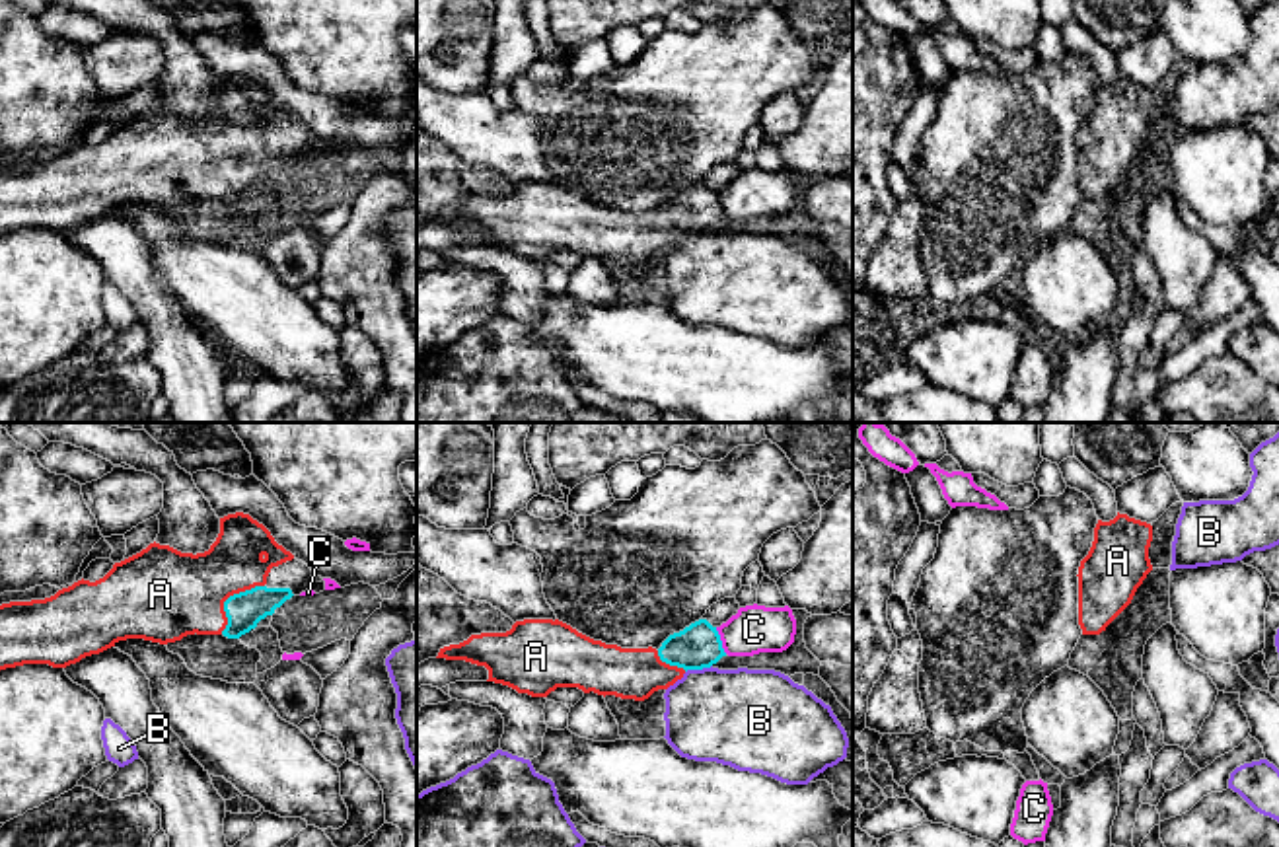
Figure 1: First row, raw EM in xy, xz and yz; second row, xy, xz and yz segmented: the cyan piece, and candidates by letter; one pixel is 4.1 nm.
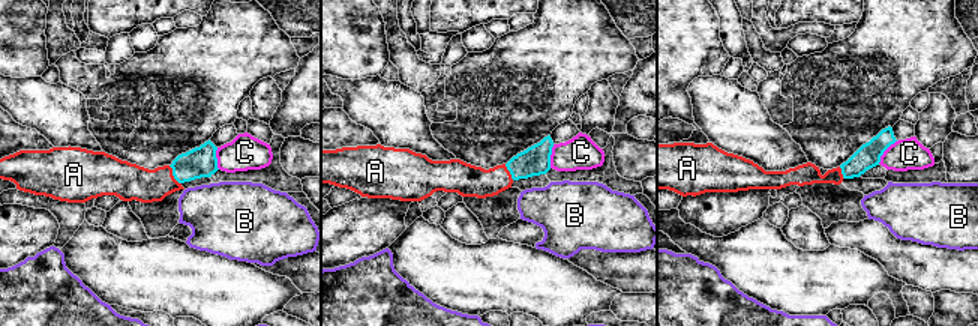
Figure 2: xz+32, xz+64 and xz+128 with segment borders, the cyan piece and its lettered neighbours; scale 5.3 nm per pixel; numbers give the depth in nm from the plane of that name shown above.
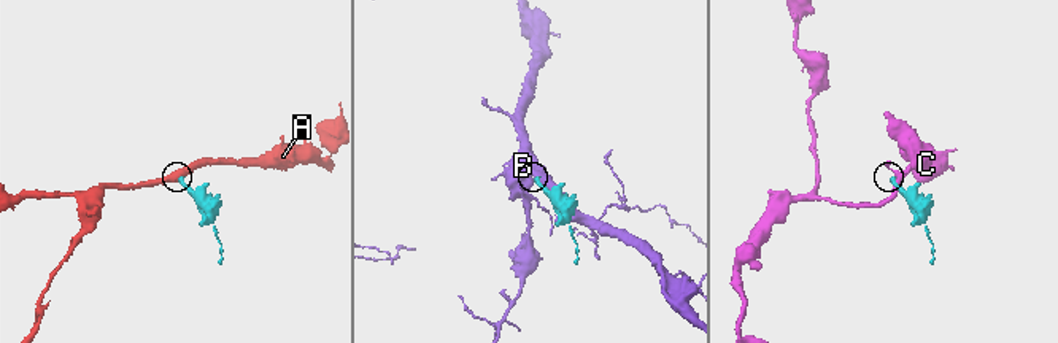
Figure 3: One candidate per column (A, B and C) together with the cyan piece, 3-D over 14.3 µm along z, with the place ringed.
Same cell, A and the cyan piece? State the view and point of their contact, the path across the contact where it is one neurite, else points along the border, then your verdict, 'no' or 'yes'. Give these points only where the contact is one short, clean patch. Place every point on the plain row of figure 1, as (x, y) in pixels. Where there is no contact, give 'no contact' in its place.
meets cyan in xy at (228, 162); runs through xy (244, 174), (228, 162), (168, 158); yes

